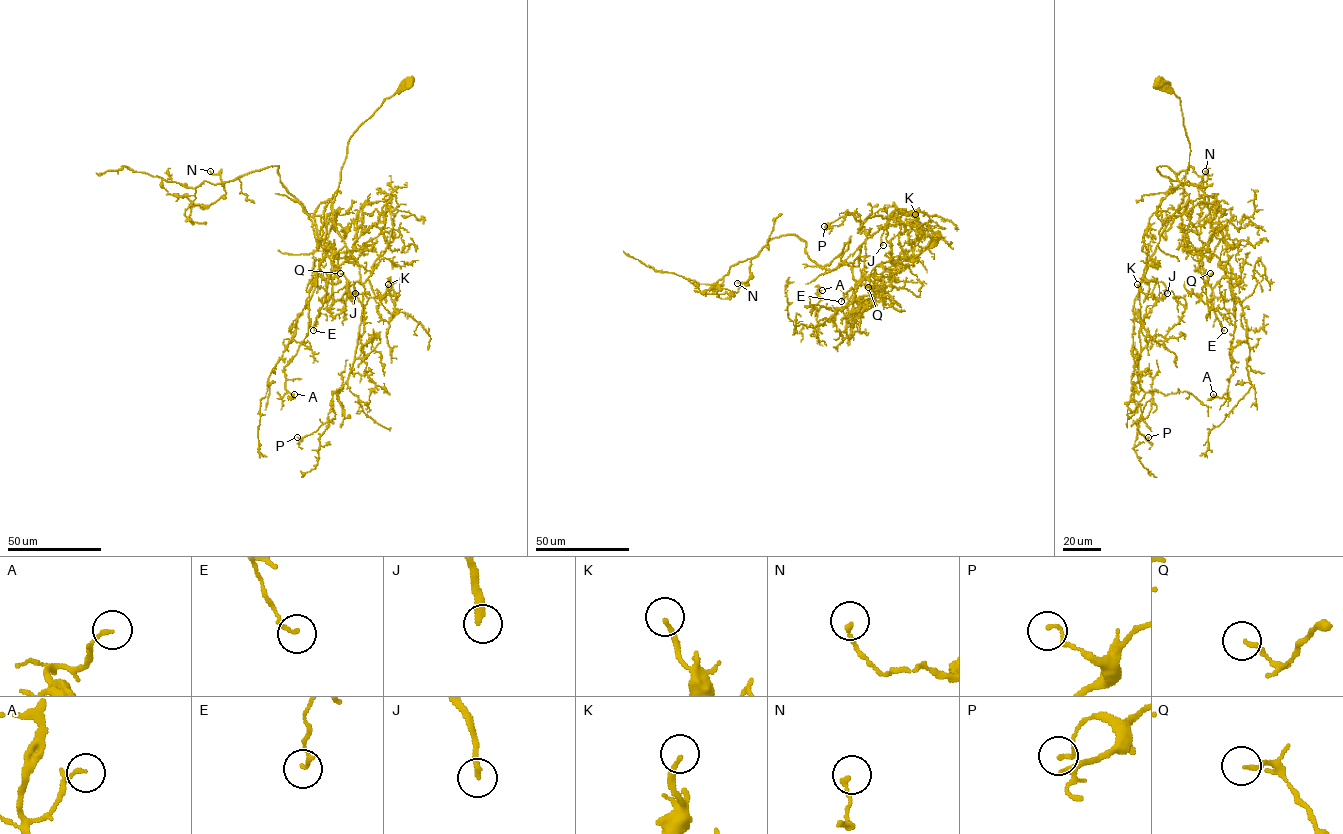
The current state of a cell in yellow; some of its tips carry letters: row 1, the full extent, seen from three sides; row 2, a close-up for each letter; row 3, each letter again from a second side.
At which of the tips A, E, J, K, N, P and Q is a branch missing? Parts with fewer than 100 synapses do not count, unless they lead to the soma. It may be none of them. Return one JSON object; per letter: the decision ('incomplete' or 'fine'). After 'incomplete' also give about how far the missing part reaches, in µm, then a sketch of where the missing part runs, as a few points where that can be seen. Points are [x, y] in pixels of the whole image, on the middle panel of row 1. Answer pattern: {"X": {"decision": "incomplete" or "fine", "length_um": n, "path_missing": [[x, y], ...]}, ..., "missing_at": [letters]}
{"A": {"decision": "fine"}, "E": {"decision": "fine"}, "J": {"decision": "incomplete", "length_um": 90, "path_missing": [[883, 245], [872, 250], [856, 268], [855, 259], [847, 259], [839, 251], [826, 252], [824, 256]]}, "K": {"decision": "incomplete", "length_um": 45, "path_missing": [[915, 214], [934, 214], [966, 233]]}, "N": {"decision": "fine"}, "P": {"decision": "fine"}, "Q": {"decision": "fine"}, "missing_at": ["J", "K"]}

